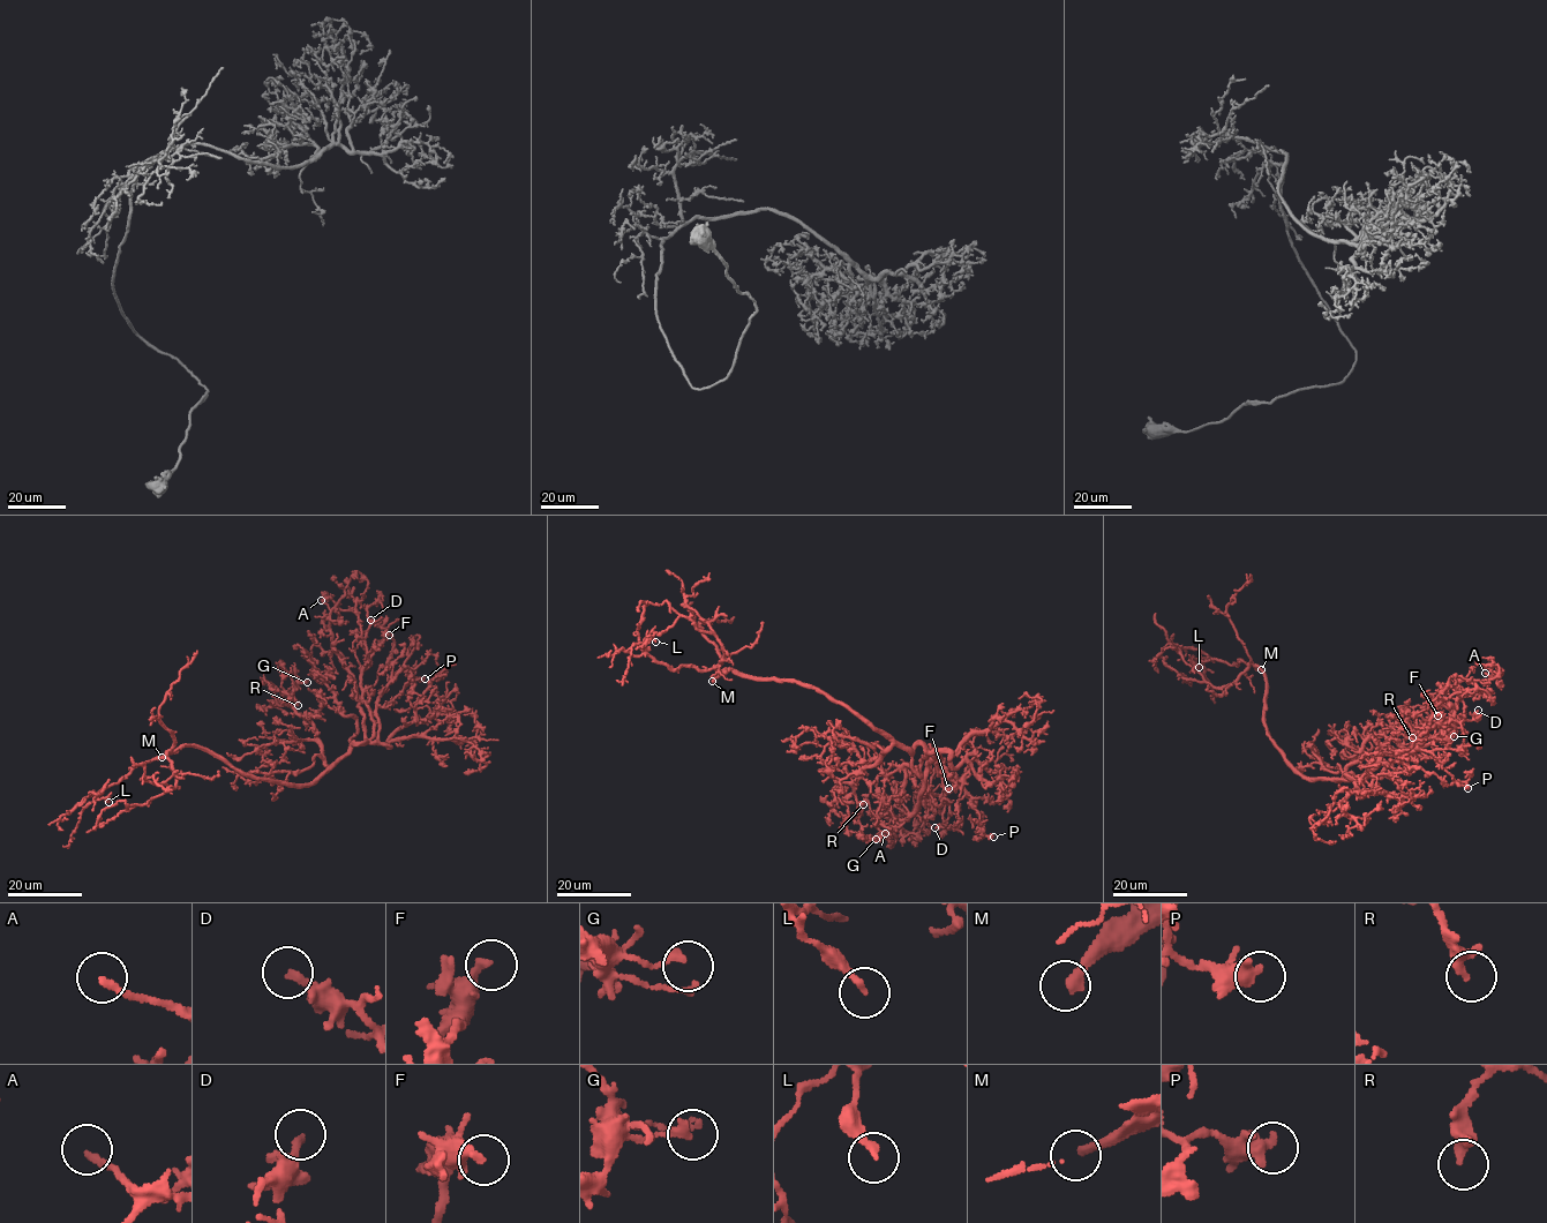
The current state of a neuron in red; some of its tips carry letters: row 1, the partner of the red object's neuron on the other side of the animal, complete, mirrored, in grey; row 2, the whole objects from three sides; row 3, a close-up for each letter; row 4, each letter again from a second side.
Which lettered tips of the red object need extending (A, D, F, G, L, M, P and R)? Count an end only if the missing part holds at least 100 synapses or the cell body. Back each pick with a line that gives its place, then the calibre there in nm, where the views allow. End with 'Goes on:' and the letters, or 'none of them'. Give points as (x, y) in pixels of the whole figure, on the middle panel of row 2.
M: Place: (712, 681). Thickness 320 nm
Goes on: M

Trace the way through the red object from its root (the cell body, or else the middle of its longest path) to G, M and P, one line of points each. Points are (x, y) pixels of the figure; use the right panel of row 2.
G: (1304, 775), (1341, 779), (1356, 763), (1366, 741), (1384, 734), (1392, 726), (1436, 723), (1454, 736)
M: (1304, 775), (1286, 759), (1266, 726), (1263, 674), (1254, 665), (1261, 669)
P: (1304, 775), (1344, 781), (1352, 777), (1349, 774), (1357, 783), (1380, 765), (1420, 749), (1431, 752), (1467, 788)

